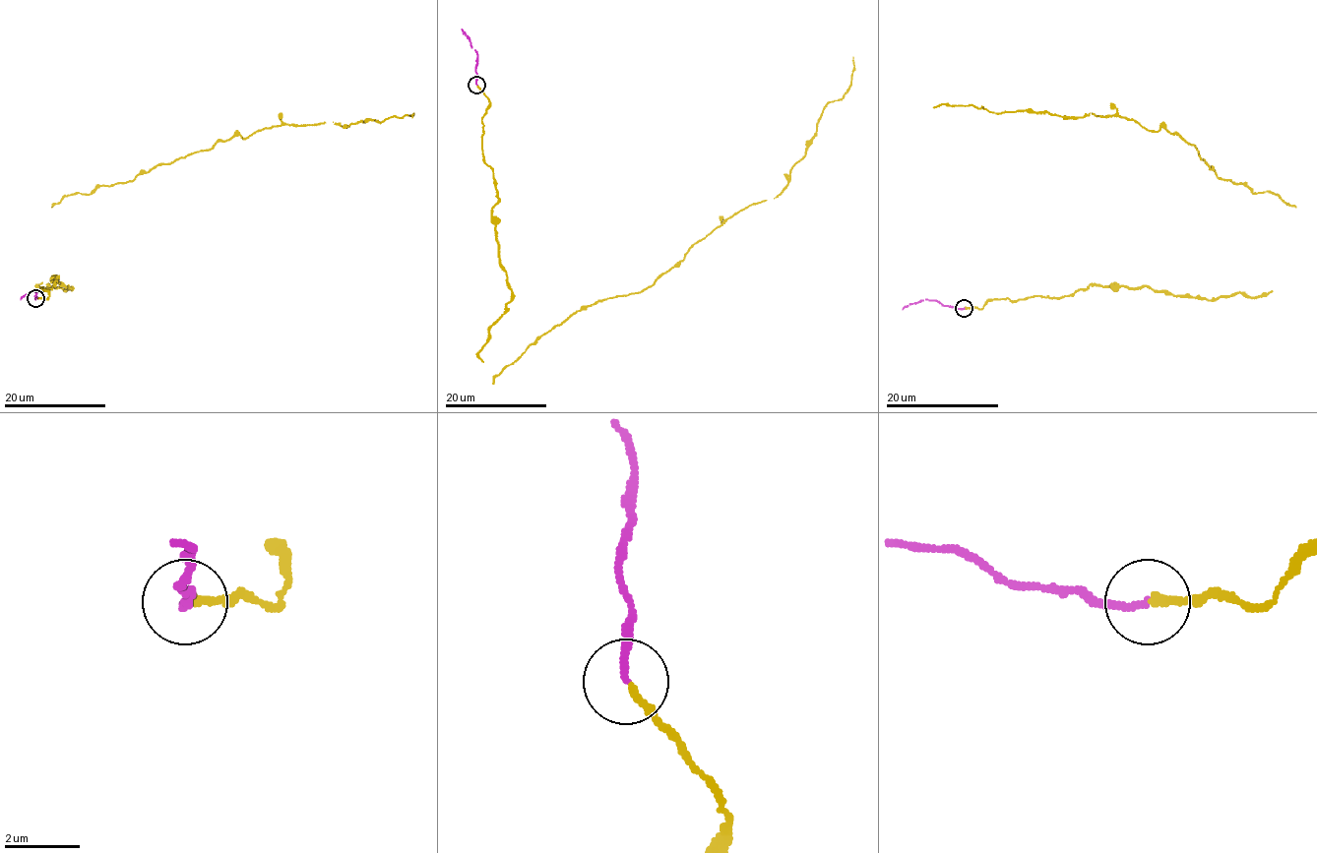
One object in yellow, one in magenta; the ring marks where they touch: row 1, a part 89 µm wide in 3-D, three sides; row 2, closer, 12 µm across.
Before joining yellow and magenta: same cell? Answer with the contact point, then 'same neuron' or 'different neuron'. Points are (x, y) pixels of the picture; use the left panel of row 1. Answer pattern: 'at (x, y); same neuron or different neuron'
at (35, 298); same neuron

